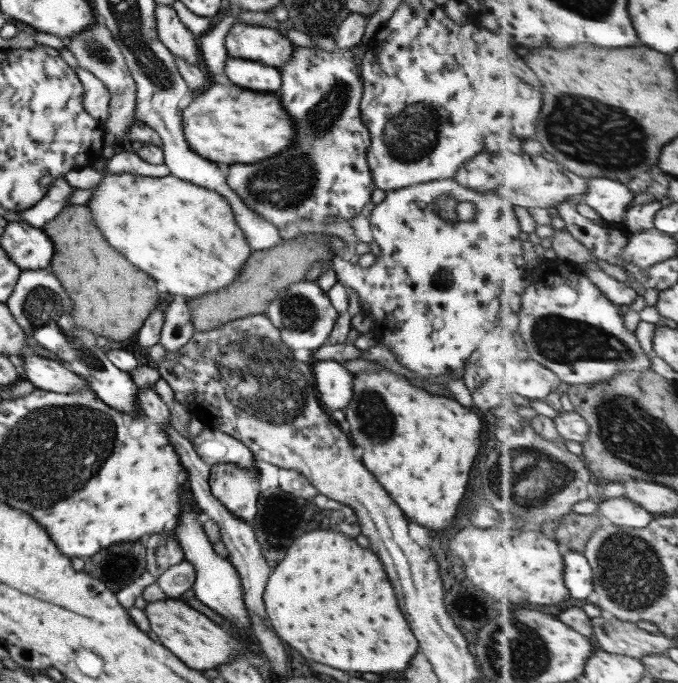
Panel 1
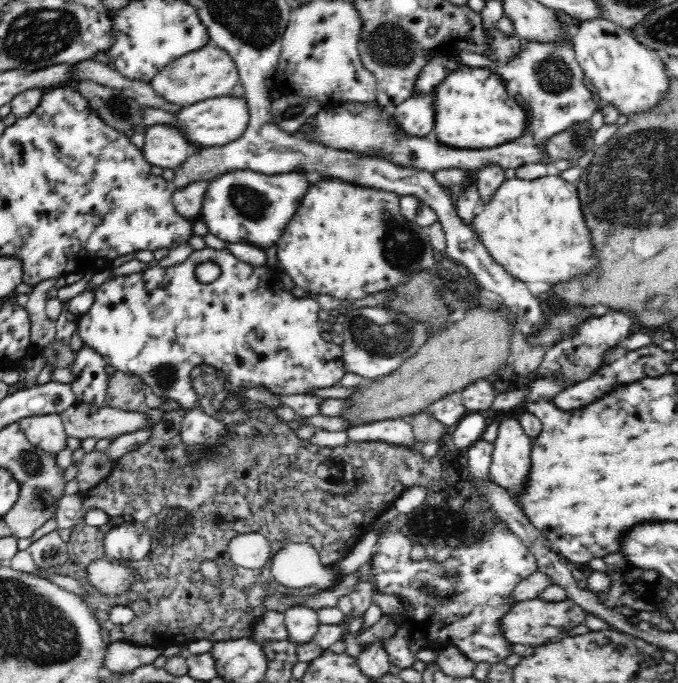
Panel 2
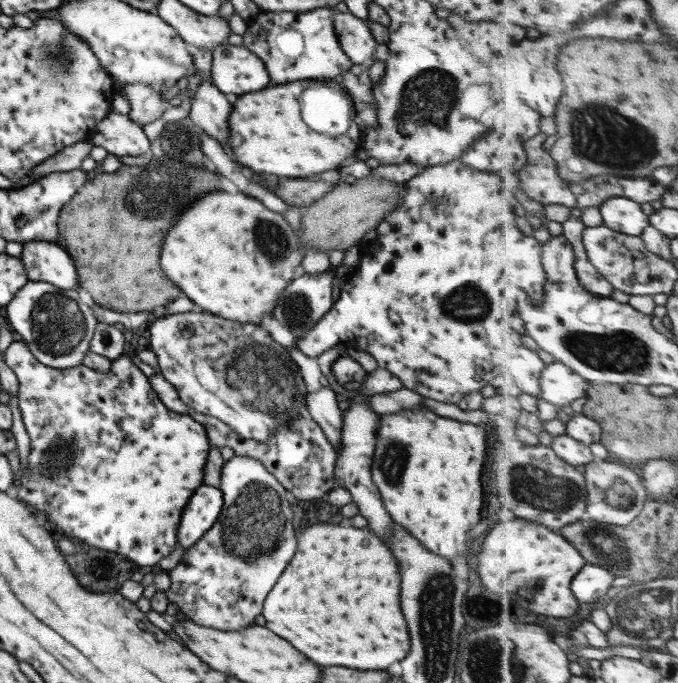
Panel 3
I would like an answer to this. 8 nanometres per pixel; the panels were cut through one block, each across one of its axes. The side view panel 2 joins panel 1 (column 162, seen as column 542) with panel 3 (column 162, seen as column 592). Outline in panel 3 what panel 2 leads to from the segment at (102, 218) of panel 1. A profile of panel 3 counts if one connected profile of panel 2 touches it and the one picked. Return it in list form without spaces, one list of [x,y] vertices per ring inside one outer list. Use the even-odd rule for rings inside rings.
[[[211,192],[197,198],[171,226],[161,246],[161,270],[165,276],[171,278],[171,282],[175,282],[181,292],[203,312],[233,322],[259,324],[265,314],[273,311],[279,294],[291,282],[301,260],[302,248],[297,242],[297,234],[280,213],[267,210],[259,200],[239,192]]]

